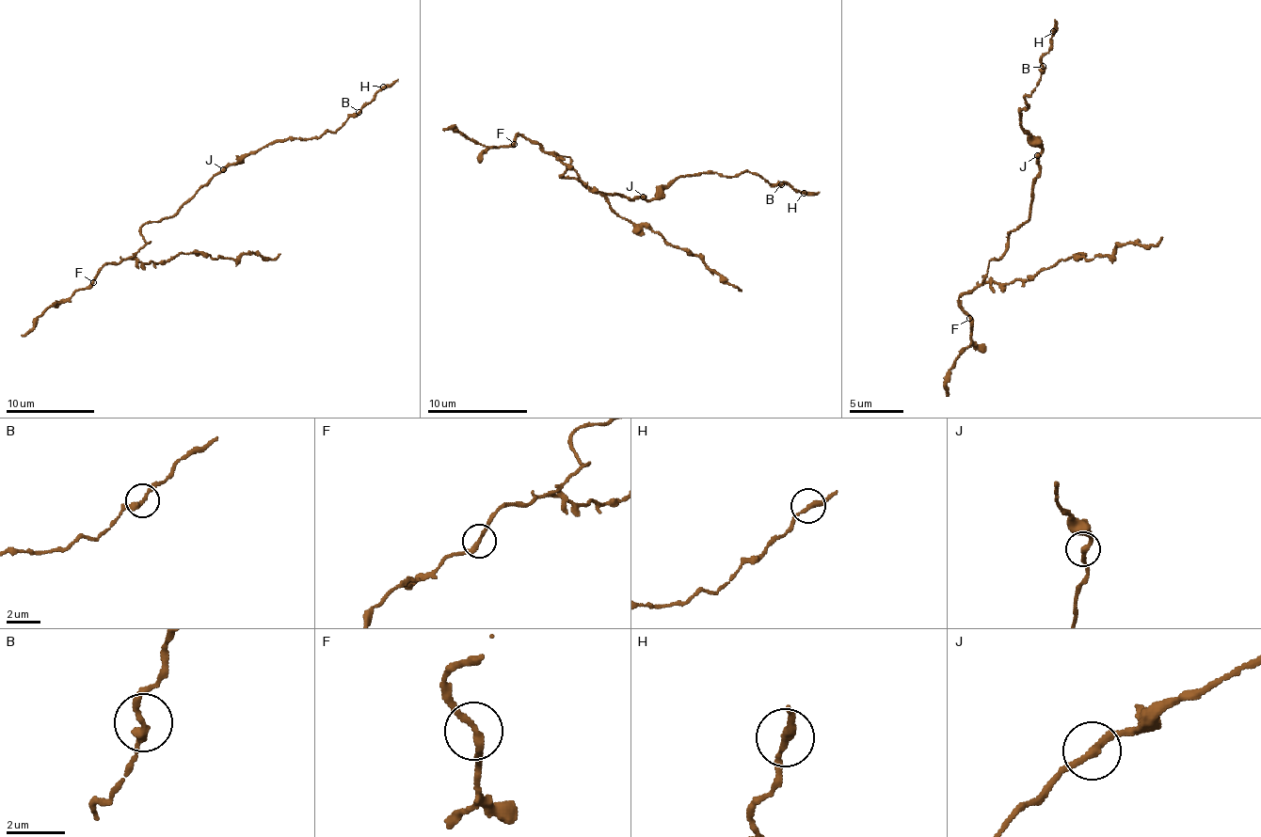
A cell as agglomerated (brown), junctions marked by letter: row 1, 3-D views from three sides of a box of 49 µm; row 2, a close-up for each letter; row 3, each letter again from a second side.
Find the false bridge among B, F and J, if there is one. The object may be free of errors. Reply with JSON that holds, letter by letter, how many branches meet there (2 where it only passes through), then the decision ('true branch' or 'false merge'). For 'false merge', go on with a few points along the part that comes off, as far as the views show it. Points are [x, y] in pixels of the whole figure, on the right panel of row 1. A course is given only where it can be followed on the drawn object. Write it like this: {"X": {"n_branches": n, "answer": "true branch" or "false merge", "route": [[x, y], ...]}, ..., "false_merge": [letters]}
{"B": {"n_branches": 2, "answer": "true branch"}, "F": {"n_branches": 2, "answer": "true branch"}, "J": {"n_branches": 2, "answer": "true branch"}, "false_merge": []}

